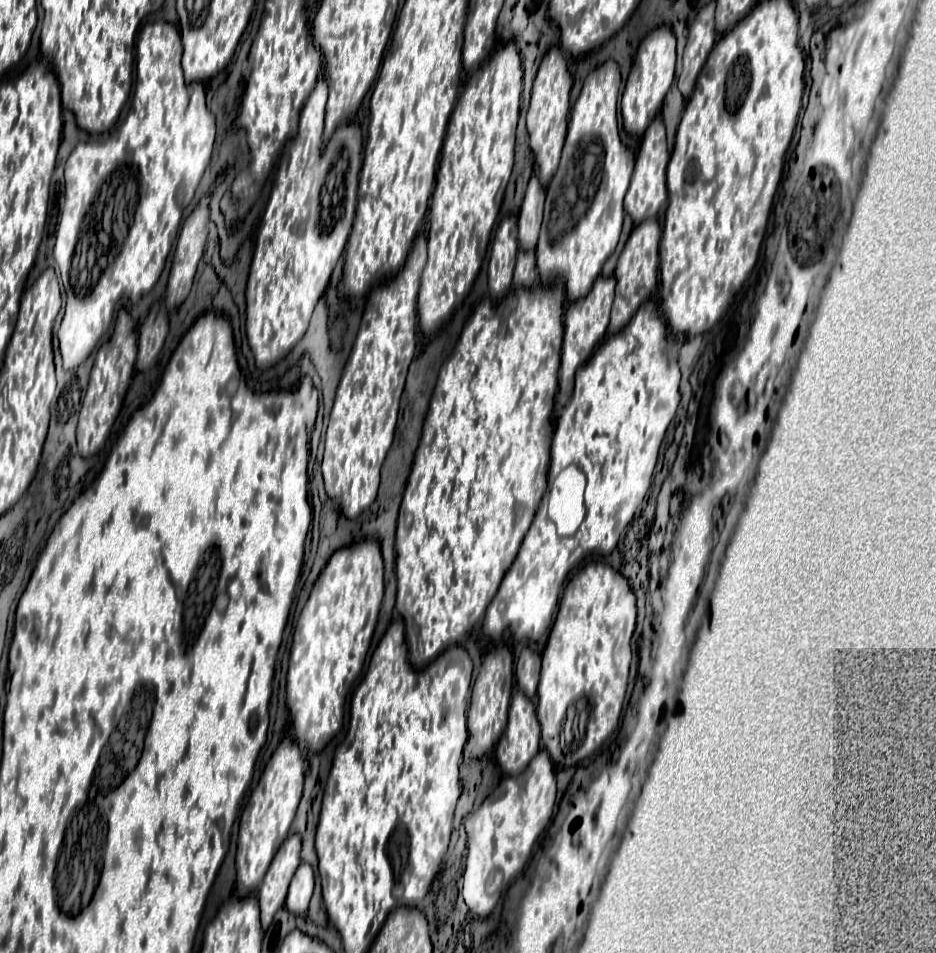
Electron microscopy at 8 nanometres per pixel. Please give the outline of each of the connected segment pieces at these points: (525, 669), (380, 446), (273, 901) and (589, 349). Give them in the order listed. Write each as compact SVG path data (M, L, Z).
M524 648L520 654L520 660L516 664L516 682L518 688L528 696L536 696L536 686L540 680L540 654L532 652L530 648Z
M420 236L414 242L402 272L394 280L370 292L352 354L346 362L336 392L336 402L326 432L322 474L326 494L336 500L340 514L346 518L360 516L378 494L380 468L394 440L400 396L408 366L416 352L416 298L426 260L426 238Z
M288 836L288 842L280 846L276 852L276 858L272 860L272 866L268 868L268 874L264 876L264 882L258 890L258 902L260 902L260 916L262 916L262 928L268 930L274 914L284 906L290 880L300 864L300 836Z
M598 278L588 296L580 298L580 302L572 302L564 314L564 344L562 344L562 364L560 364L560 384L558 384L558 402L564 404L574 390L574 374L578 366L582 366L594 352L596 344L604 338L608 322L610 322L610 308L614 302L614 278Z

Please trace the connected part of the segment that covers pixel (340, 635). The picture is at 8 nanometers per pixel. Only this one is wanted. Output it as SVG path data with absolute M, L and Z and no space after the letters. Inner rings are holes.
M364 540L336 550L318 576L298 618L290 652L286 704L296 738L310 754L322 752L340 732L344 724L346 694L352 684L346 682L352 650L354 659L360 663L360 673L376 628L384 596L384 562L380 544L376 544L378 542L374 540Z

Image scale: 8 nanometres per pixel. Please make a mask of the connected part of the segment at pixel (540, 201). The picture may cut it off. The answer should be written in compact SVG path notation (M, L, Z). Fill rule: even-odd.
M532 174L528 182L528 190L518 214L518 242L520 250L534 250L538 244L538 232L542 224L544 212L544 188L538 182L536 174Z

